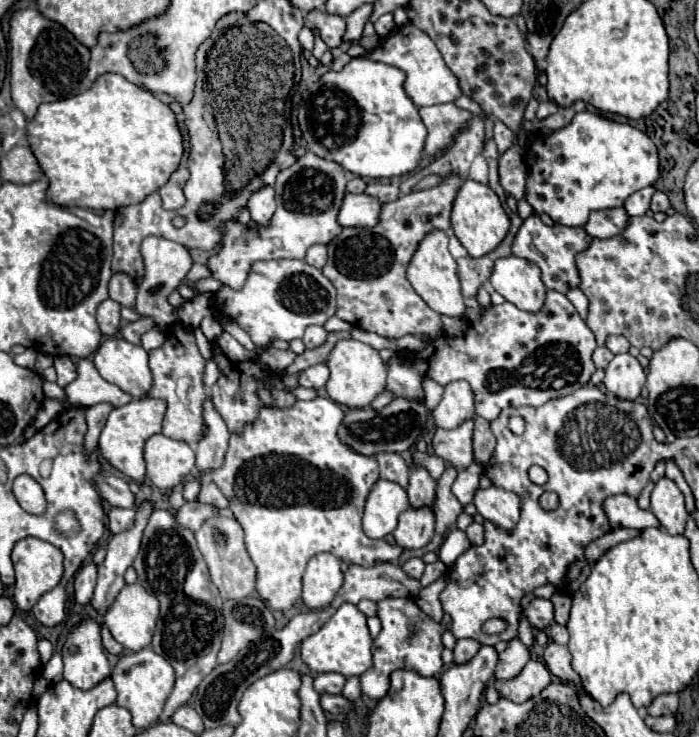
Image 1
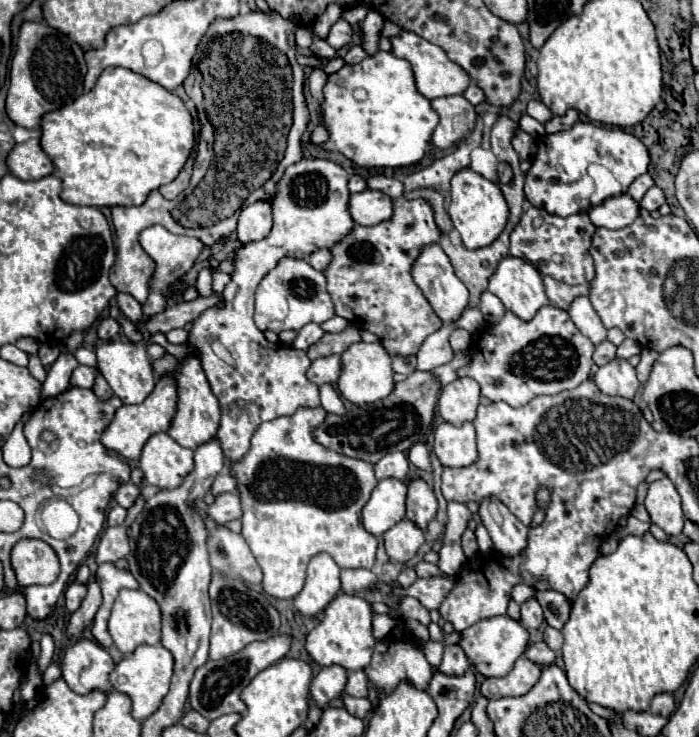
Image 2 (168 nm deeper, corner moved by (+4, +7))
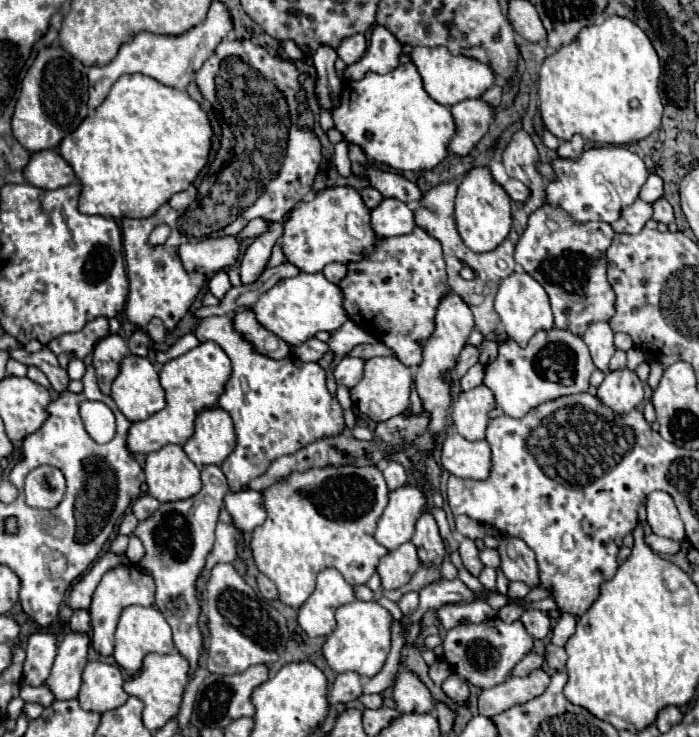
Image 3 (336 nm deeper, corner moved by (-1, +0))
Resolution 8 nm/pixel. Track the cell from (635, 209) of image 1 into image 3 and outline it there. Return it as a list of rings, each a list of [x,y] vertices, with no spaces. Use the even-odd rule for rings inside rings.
[[[648,175],[642,191],[640,191],[640,199],[654,203],[656,199],[662,197],[662,179],[658,175]]]

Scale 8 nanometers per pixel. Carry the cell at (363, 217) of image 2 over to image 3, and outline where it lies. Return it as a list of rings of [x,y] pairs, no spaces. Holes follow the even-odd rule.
[[[384,199],[376,209],[372,209],[372,227],[378,237],[406,235],[416,227],[414,213],[398,199]]]

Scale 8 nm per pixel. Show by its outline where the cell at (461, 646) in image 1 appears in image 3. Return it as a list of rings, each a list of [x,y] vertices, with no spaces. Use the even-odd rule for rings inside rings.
[[[450,673],[450,677],[444,681],[444,685],[442,685],[442,691],[446,693],[446,697],[450,699],[450,701],[454,701],[456,705],[464,705],[466,701],[468,701],[468,697],[470,697],[470,691],[468,691],[468,683],[462,679],[462,677],[458,677],[456,673]]]

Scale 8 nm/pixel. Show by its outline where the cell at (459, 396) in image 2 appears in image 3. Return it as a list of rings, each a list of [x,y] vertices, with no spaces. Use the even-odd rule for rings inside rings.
[[[486,385],[464,391],[452,405],[452,421],[456,431],[468,441],[484,439],[490,411],[496,407],[494,395]]]

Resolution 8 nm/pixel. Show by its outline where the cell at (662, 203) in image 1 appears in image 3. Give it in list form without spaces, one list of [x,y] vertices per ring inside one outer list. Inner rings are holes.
[[[662,197],[662,199],[658,199],[656,203],[654,203],[654,215],[652,215],[652,219],[654,221],[658,221],[658,223],[666,223],[666,225],[670,225],[672,221],[674,221],[674,213],[672,213],[672,205]]]

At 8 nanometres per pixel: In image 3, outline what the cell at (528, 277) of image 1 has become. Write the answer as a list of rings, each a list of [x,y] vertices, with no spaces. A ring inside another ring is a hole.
[[[512,273],[510,277],[502,279],[494,307],[504,325],[508,339],[516,341],[520,347],[526,347],[534,333],[548,331],[554,327],[554,317],[552,317],[548,295],[544,287],[538,281],[534,281],[528,273]]]

